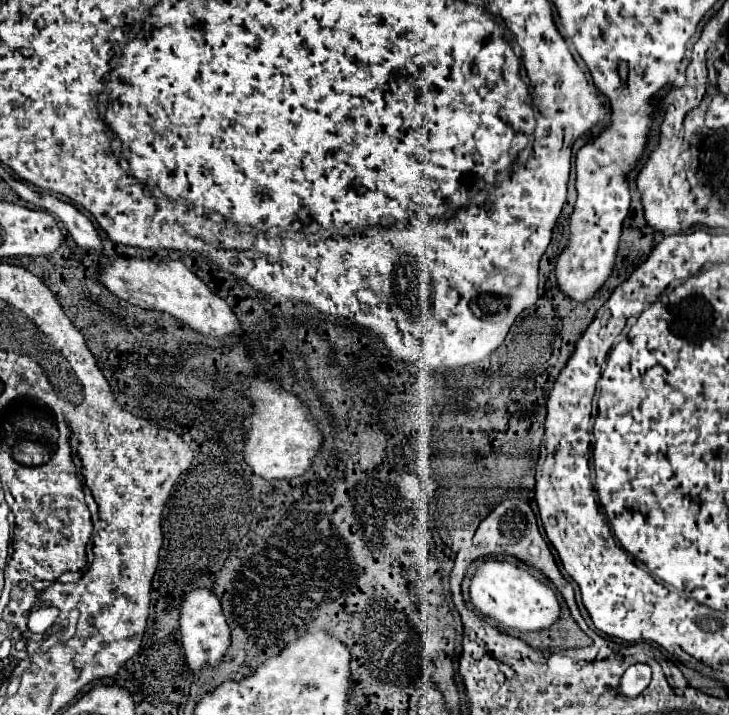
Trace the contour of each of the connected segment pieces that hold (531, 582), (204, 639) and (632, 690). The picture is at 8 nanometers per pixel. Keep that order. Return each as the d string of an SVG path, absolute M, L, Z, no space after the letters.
M486 560L470 578L470 602L478 614L494 620L508 632L548 630L560 620L560 602L556 592L542 584L528 566L508 560Z
M194 590L184 596L180 604L180 632L186 662L194 672L218 664L230 648L230 628L226 624L218 598L210 590Z
M634 664L620 678L618 692L624 698L636 698L648 688L650 680L652 680L652 668L648 664Z

